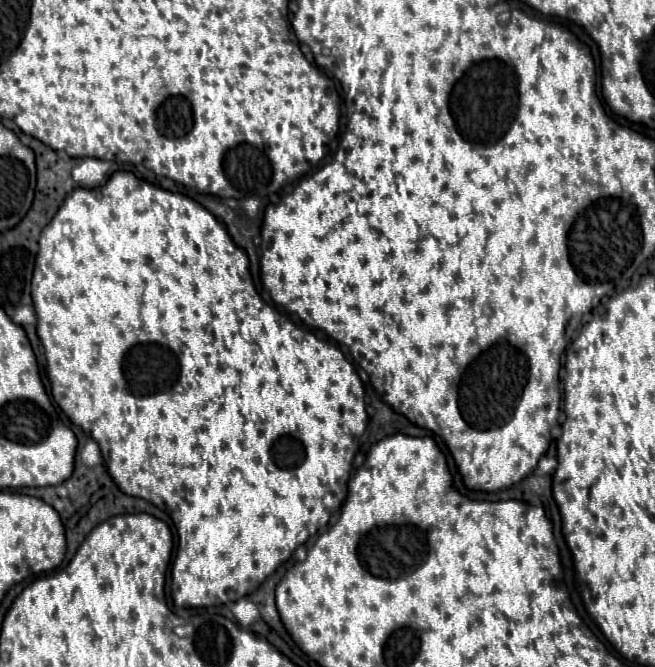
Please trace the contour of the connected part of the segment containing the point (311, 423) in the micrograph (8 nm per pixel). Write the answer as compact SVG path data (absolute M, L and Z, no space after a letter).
M114 172L106 184L96 188L76 188L42 230L38 244L40 252L32 276L32 300L38 316L36 330L46 350L46 372L52 384L52 396L66 416L88 430L98 442L118 488L124 494L144 498L168 510L174 520L178 528L178 552L172 566L174 604L198 608L248 596L292 556L296 538L298 544L304 544L330 522L330 516L338 512L346 498L358 438L364 434L368 422L364 386L356 368L336 344L296 326L286 314L260 298L250 278L246 252L232 242L226 226L212 212L196 200L148 184L132 172Z

